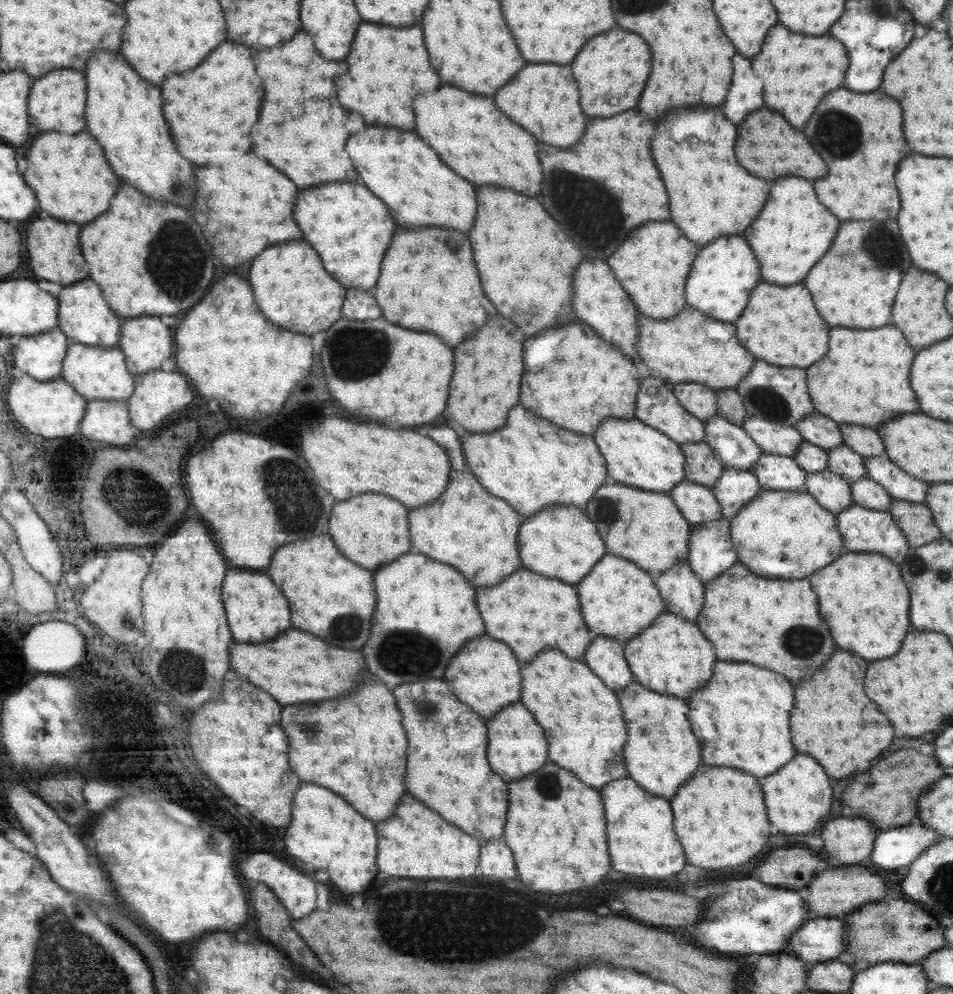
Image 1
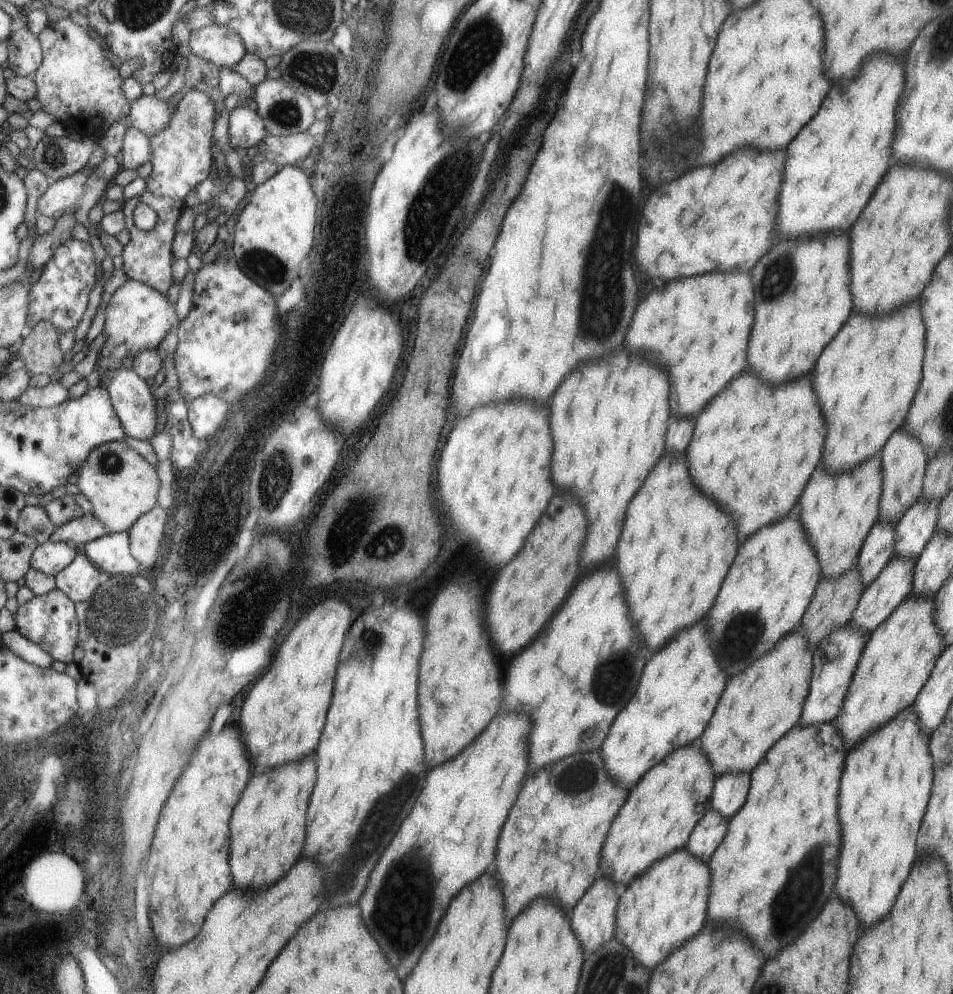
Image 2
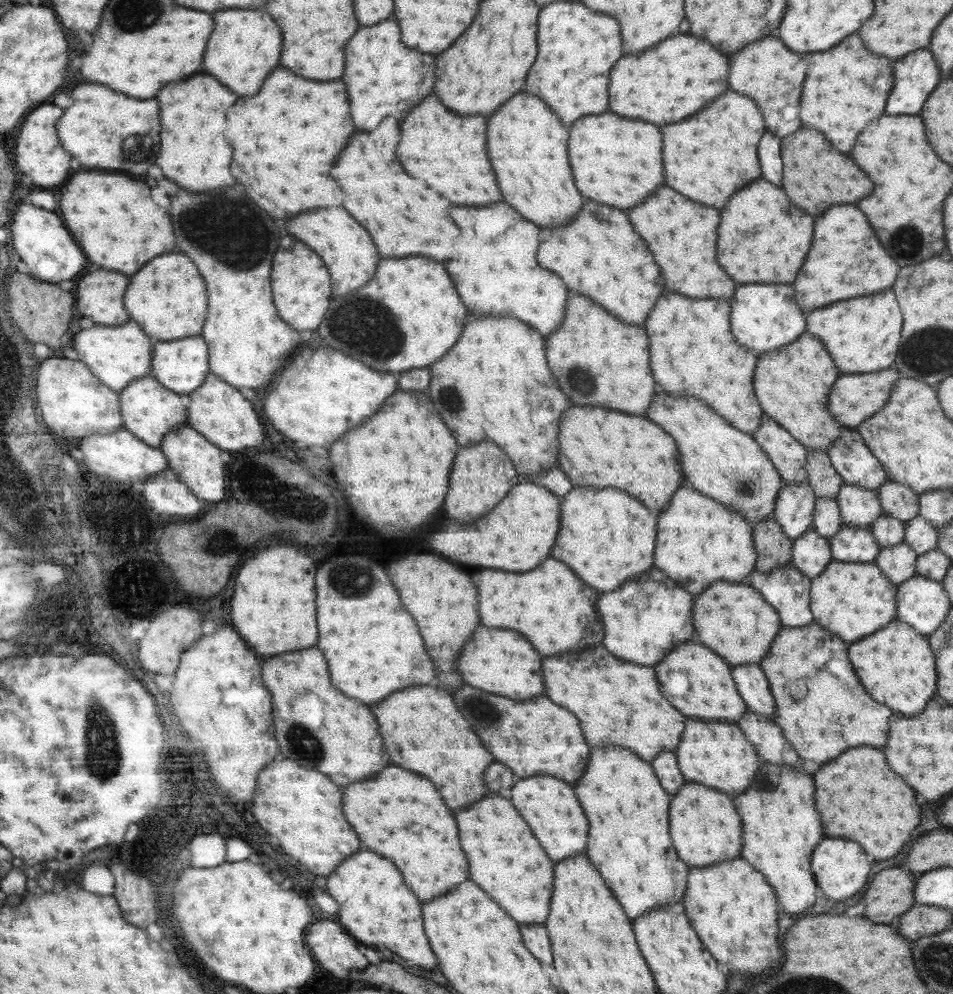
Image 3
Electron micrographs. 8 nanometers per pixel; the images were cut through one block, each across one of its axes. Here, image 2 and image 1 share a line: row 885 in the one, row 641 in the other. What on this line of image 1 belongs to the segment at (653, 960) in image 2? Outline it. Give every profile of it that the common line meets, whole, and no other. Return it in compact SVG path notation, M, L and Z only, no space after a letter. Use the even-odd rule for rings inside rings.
M661 612L654 622L641 631L637 636L627 640L625 643L625 657L633 673L633 680L644 685L647 689L661 693L663 696L675 696L683 699L692 696L698 688L705 686L705 682L711 678L711 668L715 664L713 646L709 640L705 640L705 634L699 634L701 630L693 621L685 620L675 613Z

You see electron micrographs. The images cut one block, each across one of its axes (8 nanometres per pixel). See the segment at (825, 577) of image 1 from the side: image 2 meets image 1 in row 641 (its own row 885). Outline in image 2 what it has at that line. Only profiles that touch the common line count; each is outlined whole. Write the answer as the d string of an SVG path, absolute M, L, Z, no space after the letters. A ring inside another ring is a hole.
M912 703L911 707L904 708L897 716L894 716L893 719L889 720L887 724L883 724L879 730L871 732L867 738L863 738L859 744L855 744L855 748L849 750L849 754L847 754L847 772L843 772L843 788L839 788L839 820L843 820L843 852L839 852L839 880L835 880L835 892L833 892L833 894L839 896L839 900L847 900L847 904L851 904L851 908L855 908L855 916L859 916L859 924L863 924L863 930L875 926L883 916L889 914L889 910L891 910L891 906L893 906L893 902L895 902L895 896L897 896L897 892L901 890L901 884L905 882L905 878L907 878L907 874L909 874L909 870L911 870L911 864L913 864L913 860L915 860L915 838L917 838L917 830L919 830L923 812L925 812L925 808L929 803L930 788L931 784L933 784L933 758L930 756L929 742L930 736L927 736L925 732L922 732L922 728L919 725L918 714L915 713Z

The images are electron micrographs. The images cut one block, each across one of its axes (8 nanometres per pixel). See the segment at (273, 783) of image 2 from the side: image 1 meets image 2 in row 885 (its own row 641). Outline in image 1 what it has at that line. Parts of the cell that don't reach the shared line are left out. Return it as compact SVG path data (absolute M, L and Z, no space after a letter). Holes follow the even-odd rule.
M243 570L227 572L227 580L223 580L223 604L227 604L227 624L231 624L231 632L235 632L235 644L267 642L289 628L287 600L263 574Z

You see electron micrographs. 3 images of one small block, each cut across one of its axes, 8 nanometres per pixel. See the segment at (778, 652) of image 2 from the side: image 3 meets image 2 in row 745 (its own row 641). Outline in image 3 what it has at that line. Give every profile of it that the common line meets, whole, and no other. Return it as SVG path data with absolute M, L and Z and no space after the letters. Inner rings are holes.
M717 580L711 583L705 591L695 598L695 636L691 640L699 640L699 644L707 644L707 648L715 648L723 660L731 666L739 664L759 664L759 660L765 656L769 650L769 644L773 642L775 634L781 628L778 613L762 596L758 590L750 585L741 583L731 583L730 581Z

